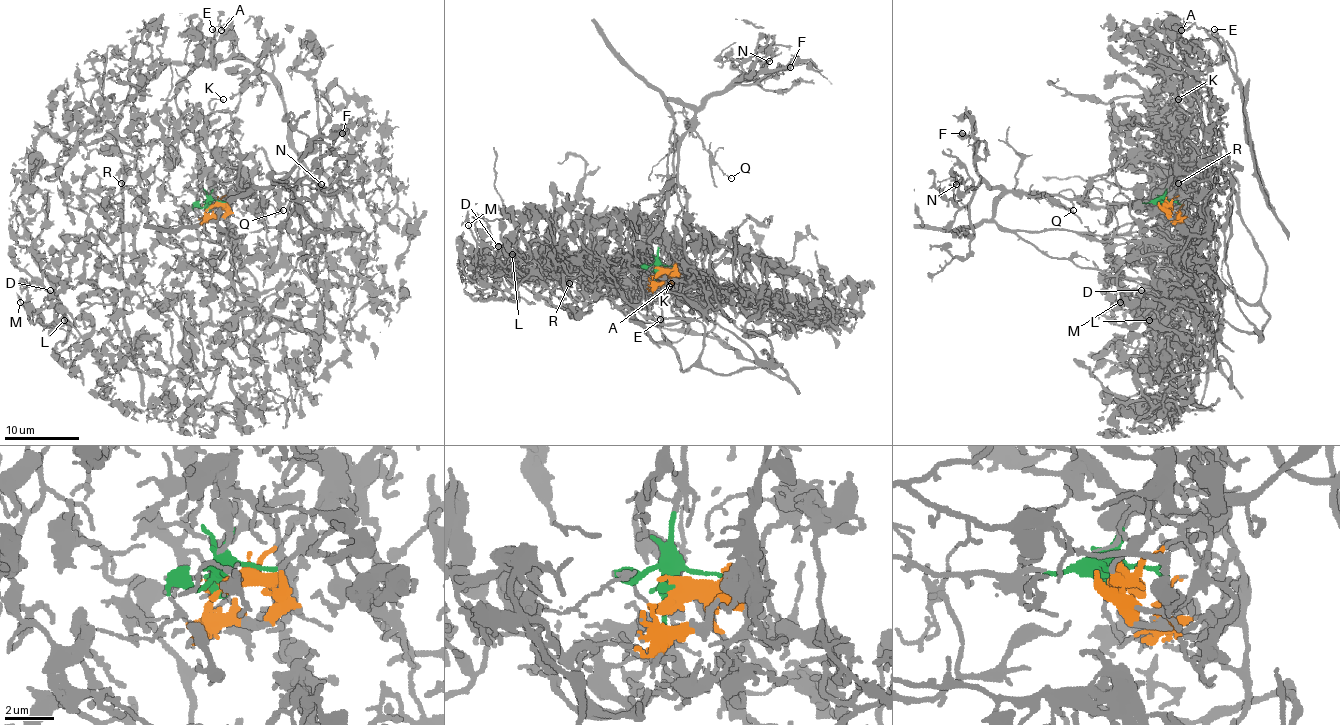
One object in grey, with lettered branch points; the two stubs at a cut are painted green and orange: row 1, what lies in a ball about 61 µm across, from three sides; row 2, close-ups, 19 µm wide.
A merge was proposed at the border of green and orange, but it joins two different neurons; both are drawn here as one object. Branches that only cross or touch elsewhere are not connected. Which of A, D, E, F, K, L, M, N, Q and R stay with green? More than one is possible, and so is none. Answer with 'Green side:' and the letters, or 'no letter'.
Green side: F, N, Q

